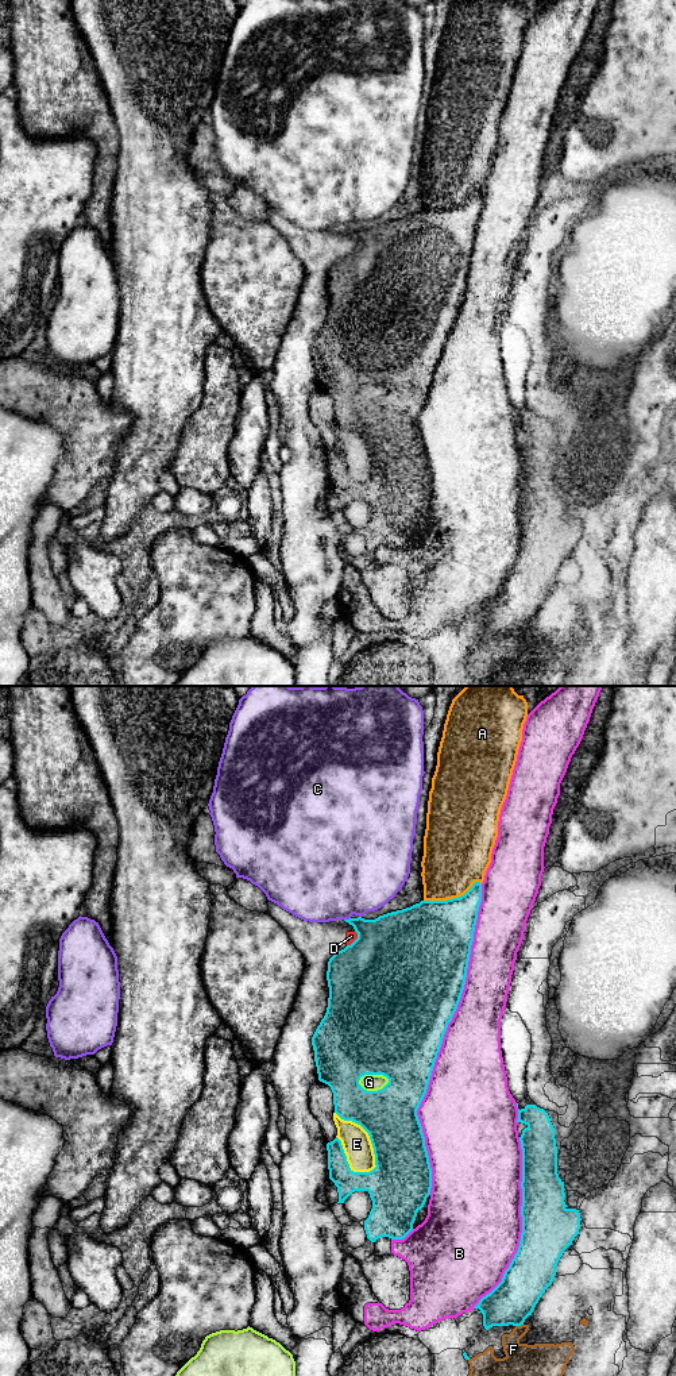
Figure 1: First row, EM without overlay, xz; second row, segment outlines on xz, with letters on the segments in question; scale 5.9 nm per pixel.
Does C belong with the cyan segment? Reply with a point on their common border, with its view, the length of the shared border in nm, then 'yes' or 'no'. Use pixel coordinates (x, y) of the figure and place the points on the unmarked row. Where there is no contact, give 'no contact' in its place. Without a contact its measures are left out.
contact xz (347, 228); length 40 nm; no

